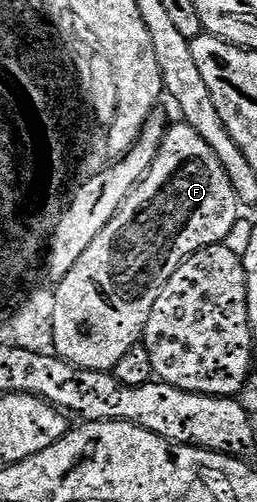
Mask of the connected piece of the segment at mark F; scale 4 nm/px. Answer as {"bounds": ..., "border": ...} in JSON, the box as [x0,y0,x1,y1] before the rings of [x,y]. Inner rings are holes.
{"bounds":[54,123,240,372],"border":[[[177,123],[167,127],[159,153],[143,179],[124,198],[115,216],[54,288],[54,351],[76,368],[110,372],[116,362],[145,337],[148,314],[152,314],[152,306],[156,306],[156,298],[160,298],[160,290],[164,290],[168,278],[201,248],[223,243],[227,239],[225,236],[238,224],[240,197],[227,167],[192,126]]]}

